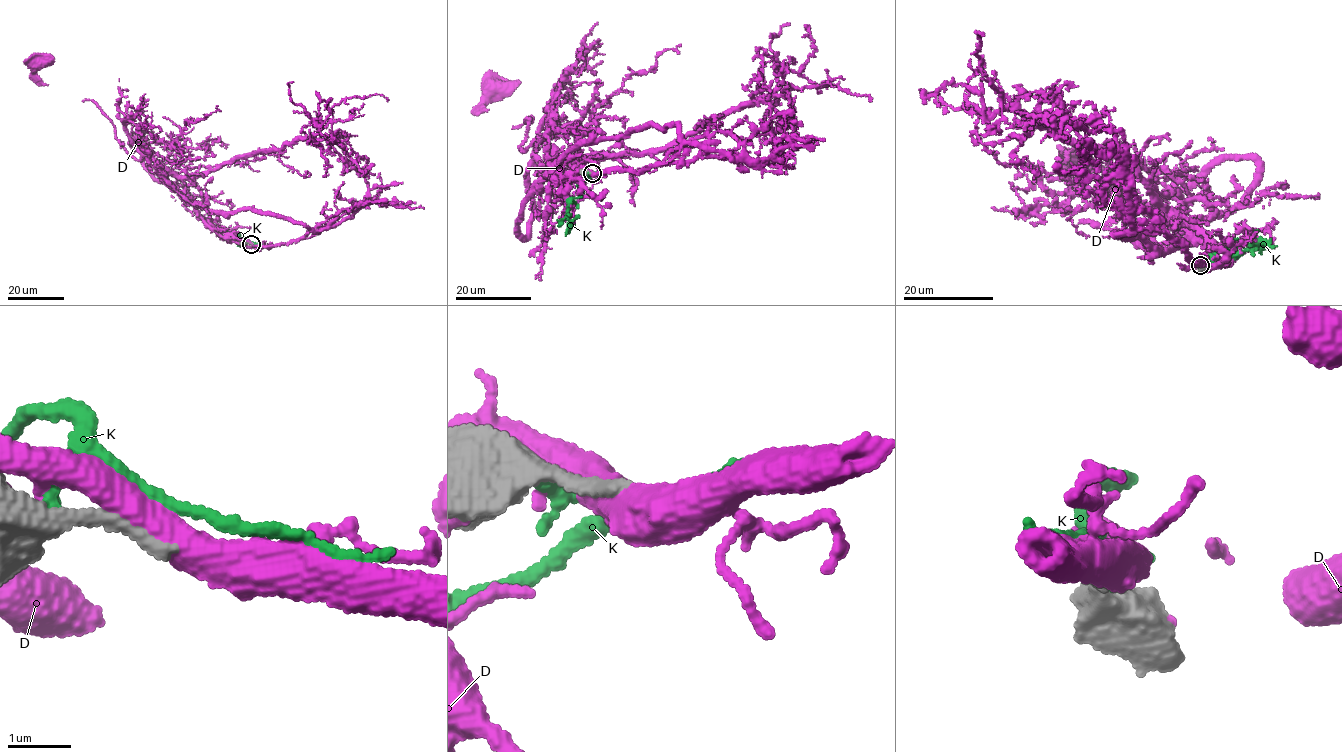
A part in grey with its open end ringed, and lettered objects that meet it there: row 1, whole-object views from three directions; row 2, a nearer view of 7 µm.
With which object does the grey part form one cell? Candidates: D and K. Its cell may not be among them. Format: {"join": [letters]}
{"join": []}

